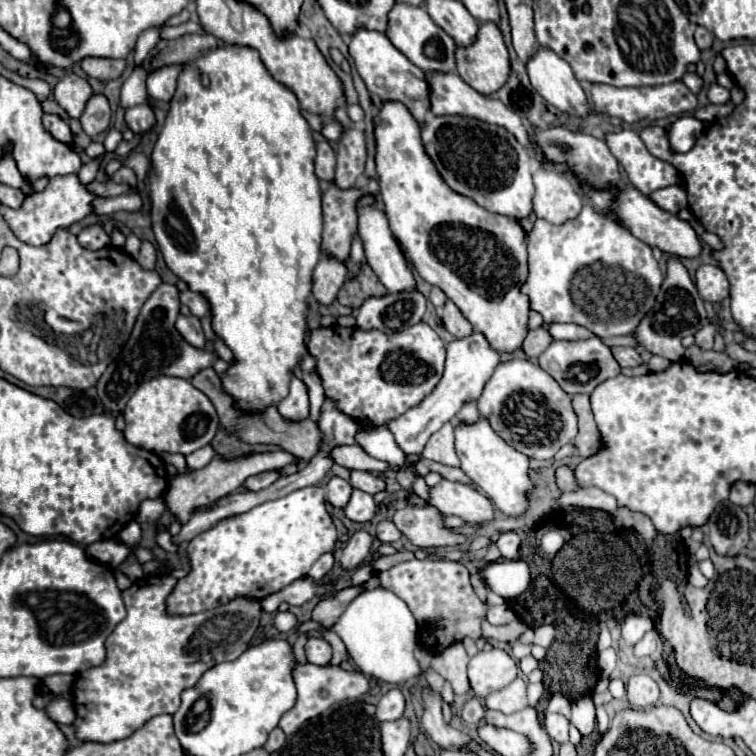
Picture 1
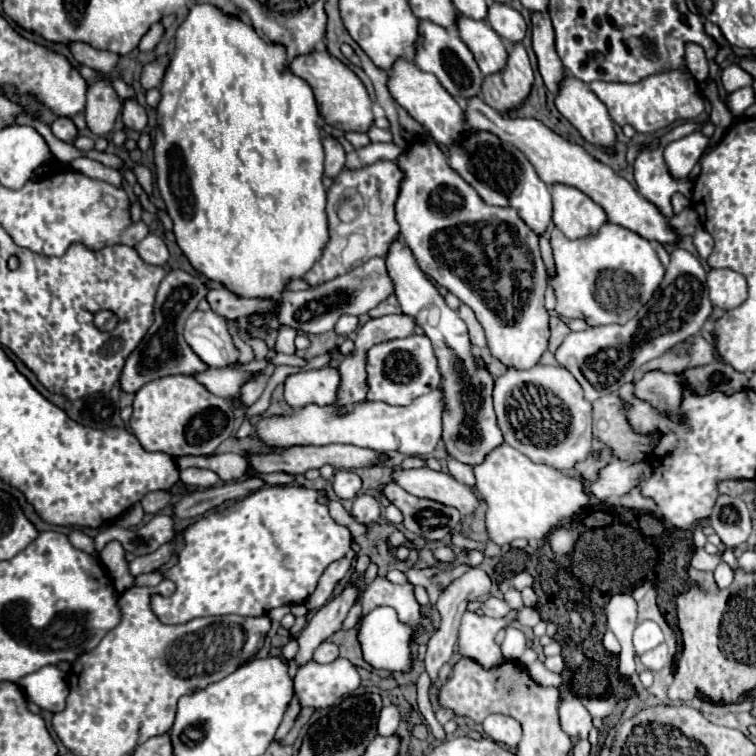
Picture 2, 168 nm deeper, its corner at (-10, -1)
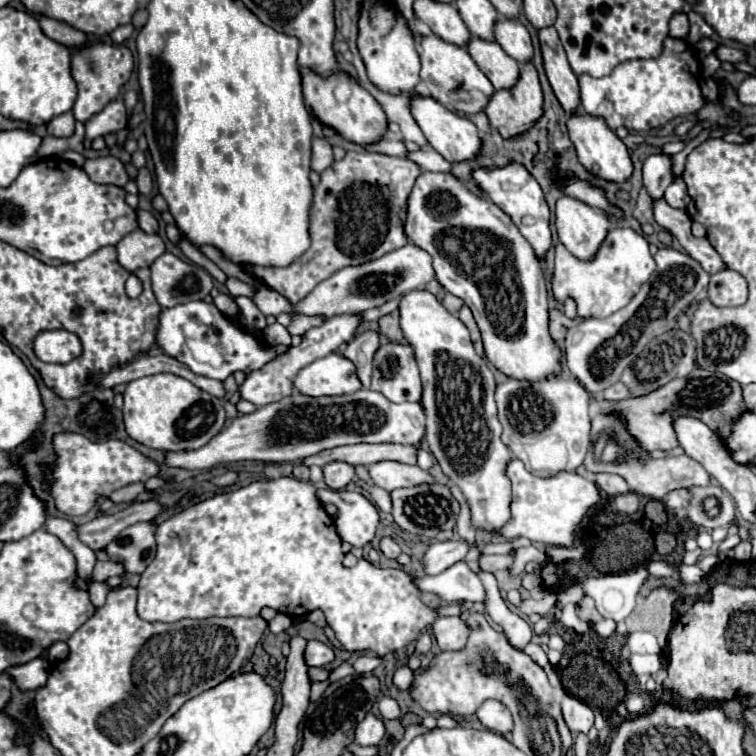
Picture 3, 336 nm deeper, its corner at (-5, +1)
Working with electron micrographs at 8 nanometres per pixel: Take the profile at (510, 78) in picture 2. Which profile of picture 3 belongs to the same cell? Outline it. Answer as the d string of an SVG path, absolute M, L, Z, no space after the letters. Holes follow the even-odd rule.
M531 62L521 68L521 78L515 84L515 88L497 90L491 96L489 104L485 106L485 114L491 122L491 126L497 128L503 138L513 138L513 136L523 134L525 130L529 130L529 126L533 126L533 122L537 122L537 118L541 118L541 114L543 114L543 92L541 92L537 70Z

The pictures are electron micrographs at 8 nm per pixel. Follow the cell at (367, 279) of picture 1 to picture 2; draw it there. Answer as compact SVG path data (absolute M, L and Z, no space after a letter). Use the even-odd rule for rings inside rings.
M388 296L382 304L378 304L376 308L372 308L368 314L372 318L378 318L378 316L384 316L384 314L398 314L400 312L400 304L396 300L396 296Z

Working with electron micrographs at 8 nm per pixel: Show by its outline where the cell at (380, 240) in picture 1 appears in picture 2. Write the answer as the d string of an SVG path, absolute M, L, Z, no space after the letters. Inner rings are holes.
M396 238L394 244L390 244L390 252L386 254L386 268L390 272L390 278L394 280L394 294L402 306L402 312L416 318L418 326L432 340L438 356L442 390L446 398L446 412L442 418L444 420L442 440L446 444L446 450L456 460L474 466L482 462L488 452L492 452L496 446L504 442L502 432L496 426L496 414L492 408L494 380L490 372L478 370L474 366L466 324L460 320L456 310L450 310L446 306L444 298L434 288L434 284L426 278L426 274L420 270L414 254L410 252L410 248L402 238Z

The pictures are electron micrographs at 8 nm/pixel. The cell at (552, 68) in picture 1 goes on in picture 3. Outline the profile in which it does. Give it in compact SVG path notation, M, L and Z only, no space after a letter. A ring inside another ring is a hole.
M575 114L569 118L567 128L569 128L571 142L575 144L575 150L577 150L577 158L585 166L587 172L591 172L607 182L615 182L615 184L623 184L625 180L629 180L629 176L633 172L629 152L625 148L625 144L617 138L617 134L613 130L609 130L601 118L595 118L589 114Z

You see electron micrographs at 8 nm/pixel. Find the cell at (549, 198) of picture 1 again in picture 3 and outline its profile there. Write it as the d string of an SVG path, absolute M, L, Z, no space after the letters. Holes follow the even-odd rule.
M571 196L557 200L555 224L561 244L575 258L581 258L585 262L597 254L597 246L601 246L611 226L601 210L595 210Z

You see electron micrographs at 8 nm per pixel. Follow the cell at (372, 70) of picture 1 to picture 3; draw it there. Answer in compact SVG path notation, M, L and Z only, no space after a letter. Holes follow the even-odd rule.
M413 98L411 102L411 112L413 112L413 118L417 120L419 128L423 130L425 138L429 140L429 144L449 162L449 164L457 164L457 162L465 162L465 160L475 160L481 152L481 138L479 138L479 130L477 126L463 118L463 116L457 116L455 112L447 110L439 100L435 98Z

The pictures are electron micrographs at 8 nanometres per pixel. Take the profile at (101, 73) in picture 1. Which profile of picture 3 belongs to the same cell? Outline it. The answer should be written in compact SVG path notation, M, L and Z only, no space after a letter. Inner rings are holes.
M39 16L39 24L41 24L41 30L51 40L55 40L59 44L65 44L65 46L83 46L83 44L87 44L87 36L81 30L77 30L77 28L65 24L65 22L57 22L53 18Z

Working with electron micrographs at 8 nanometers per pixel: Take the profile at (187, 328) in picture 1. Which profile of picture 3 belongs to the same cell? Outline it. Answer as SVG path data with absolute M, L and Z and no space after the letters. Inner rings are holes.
M203 300L185 302L173 308L163 308L159 314L155 344L161 346L161 350L167 356L189 366L193 374L215 378L221 382L239 370L245 374L251 374L253 370L261 370L267 362L271 362L273 358L289 350L289 346L283 344L271 346L263 338L251 334L249 330L243 332L233 320L223 316L215 304Z

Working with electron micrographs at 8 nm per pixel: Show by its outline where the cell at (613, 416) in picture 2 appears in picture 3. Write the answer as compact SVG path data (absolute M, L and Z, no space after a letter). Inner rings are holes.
M695 368L689 376L685 378L675 378L673 382L661 386L659 390L641 396L641 398L629 398L621 402L607 402L601 400L601 410L603 412L617 412L623 416L629 424L629 432L641 442L641 446L649 452L653 450L671 450L679 446L677 434L673 430L673 418L677 414L689 414L691 418L697 418L705 422L719 438L727 438L733 430L733 422L747 412L743 396L741 396L741 386L729 378L723 378L719 374L713 374L709 370Z

